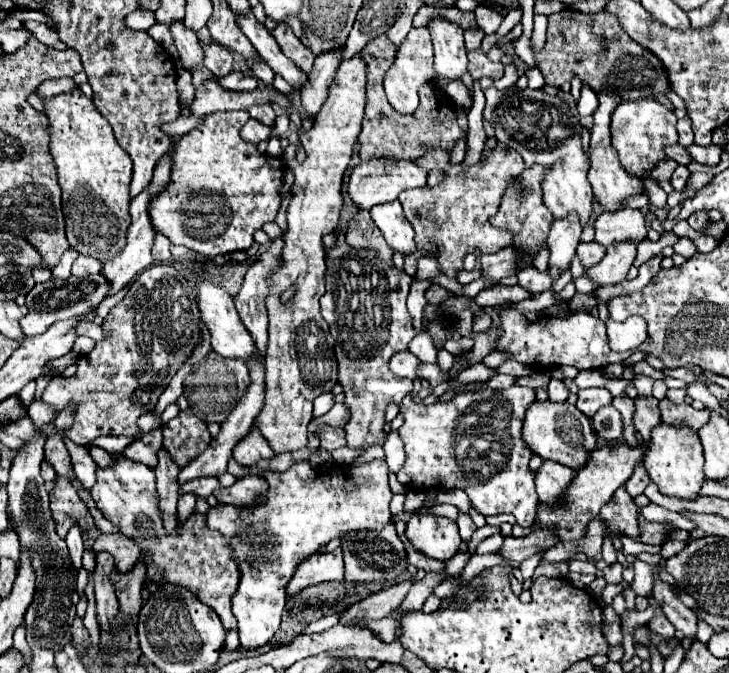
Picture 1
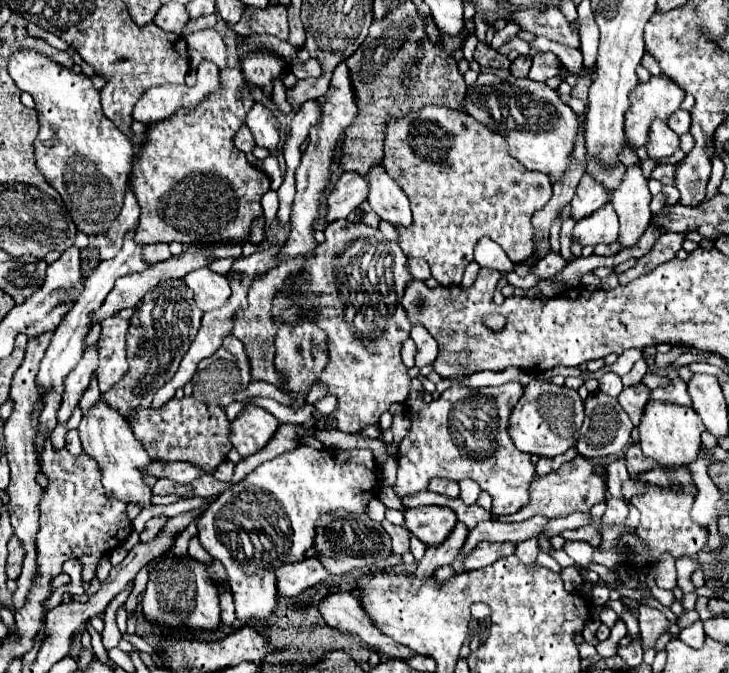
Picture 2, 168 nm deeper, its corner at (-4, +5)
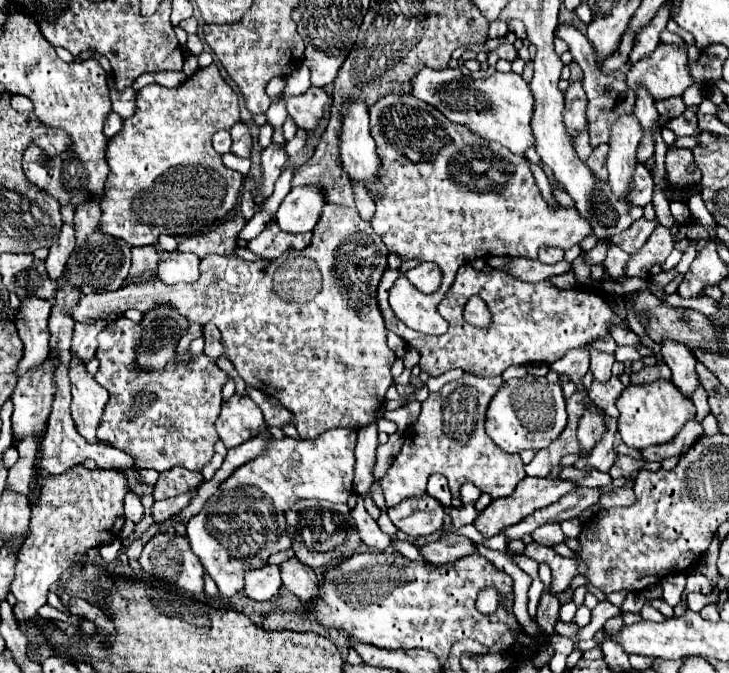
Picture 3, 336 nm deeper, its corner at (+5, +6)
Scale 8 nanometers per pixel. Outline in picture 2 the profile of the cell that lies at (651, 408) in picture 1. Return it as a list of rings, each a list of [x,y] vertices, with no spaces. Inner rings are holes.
[[[635,384],[629,388],[623,388],[623,392],[617,396],[621,408],[629,414],[631,422],[637,426],[641,422],[641,410],[645,408],[645,400],[649,400],[649,388],[645,384]]]

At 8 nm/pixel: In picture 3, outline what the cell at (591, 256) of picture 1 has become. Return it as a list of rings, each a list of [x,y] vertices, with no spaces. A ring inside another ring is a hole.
[[[600,239],[600,243],[606,245],[606,259],[604,259],[604,269],[610,277],[622,277],[624,275],[624,265],[628,261],[628,253],[624,253],[618,245],[606,243],[606,239]]]

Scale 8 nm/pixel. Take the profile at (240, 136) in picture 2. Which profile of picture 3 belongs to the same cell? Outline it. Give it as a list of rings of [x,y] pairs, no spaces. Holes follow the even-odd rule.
[[[216,131],[214,137],[212,137],[212,143],[214,143],[214,149],[216,149],[220,155],[230,153],[230,149],[232,149],[230,131]]]

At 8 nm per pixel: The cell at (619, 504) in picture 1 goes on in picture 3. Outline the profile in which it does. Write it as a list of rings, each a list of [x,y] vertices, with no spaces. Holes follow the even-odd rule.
[[[606,417],[606,425],[608,425],[608,433],[602,437],[602,441],[592,449],[592,453],[584,459],[581,457],[574,463],[573,467],[577,469],[584,468],[584,461],[586,465],[596,467],[598,471],[610,471],[610,467],[616,461],[616,451],[614,451],[614,433],[616,433],[616,419]]]

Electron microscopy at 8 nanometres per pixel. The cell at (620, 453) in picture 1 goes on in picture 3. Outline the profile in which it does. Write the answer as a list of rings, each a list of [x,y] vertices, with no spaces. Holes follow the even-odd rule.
[[[526,477],[520,481],[520,485],[516,485],[514,493],[506,499],[496,499],[492,501],[478,517],[476,517],[476,529],[484,535],[484,537],[494,537],[496,533],[500,533],[502,529],[514,525],[516,521],[522,521],[526,515],[534,513],[536,509],[542,509],[554,501],[558,501],[560,497],[564,497],[566,493],[572,493],[574,489],[578,489],[578,485],[574,481],[568,479],[542,479],[542,477]]]

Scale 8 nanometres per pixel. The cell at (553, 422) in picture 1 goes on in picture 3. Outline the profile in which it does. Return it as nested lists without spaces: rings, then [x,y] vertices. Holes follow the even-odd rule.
[[[526,375],[524,379],[510,379],[500,387],[488,405],[486,433],[506,453],[520,453],[524,449],[540,451],[548,447],[566,427],[566,399],[558,383],[548,383],[544,377]]]

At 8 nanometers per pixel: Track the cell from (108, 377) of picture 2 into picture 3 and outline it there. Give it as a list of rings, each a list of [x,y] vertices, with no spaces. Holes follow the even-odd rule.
[[[122,315],[98,337],[96,359],[100,361],[100,367],[94,379],[110,393],[98,437],[132,455],[136,467],[156,471],[186,467],[190,471],[202,471],[212,459],[214,445],[220,439],[214,423],[222,407],[220,391],[228,377],[222,369],[212,365],[212,359],[206,355],[194,357],[190,365],[186,365],[188,355],[184,355],[180,365],[168,361],[160,373],[140,373],[134,367],[134,345],[138,339],[140,325]],[[138,391],[148,395],[136,395]]]

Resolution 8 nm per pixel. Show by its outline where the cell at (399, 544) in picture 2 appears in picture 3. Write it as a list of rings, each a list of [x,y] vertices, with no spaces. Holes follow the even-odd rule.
[[[358,499],[358,505],[352,509],[352,517],[356,521],[356,527],[358,527],[358,533],[360,533],[364,545],[380,549],[380,551],[386,551],[390,547],[390,537],[368,515],[368,511],[362,505],[362,499]]]

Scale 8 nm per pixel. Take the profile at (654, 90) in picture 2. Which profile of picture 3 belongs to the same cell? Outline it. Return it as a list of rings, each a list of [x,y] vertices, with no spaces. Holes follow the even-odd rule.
[[[660,43],[652,55],[630,67],[626,85],[632,91],[646,87],[654,101],[666,101],[674,95],[682,95],[692,85],[686,65],[686,49]]]

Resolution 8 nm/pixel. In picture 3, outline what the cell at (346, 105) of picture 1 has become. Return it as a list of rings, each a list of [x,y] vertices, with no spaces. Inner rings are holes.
[[[310,87],[304,95],[296,95],[286,99],[286,109],[288,115],[294,119],[294,123],[300,129],[314,129],[320,119],[326,115],[326,107],[330,105],[330,97],[326,93],[326,89],[318,89],[318,87]]]

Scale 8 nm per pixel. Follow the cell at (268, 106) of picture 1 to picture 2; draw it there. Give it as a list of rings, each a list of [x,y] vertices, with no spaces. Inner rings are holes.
[[[255,104],[249,110],[249,116],[245,118],[245,124],[249,126],[255,146],[263,146],[267,150],[275,150],[277,142],[279,142],[279,122],[277,118],[271,114],[269,108]]]

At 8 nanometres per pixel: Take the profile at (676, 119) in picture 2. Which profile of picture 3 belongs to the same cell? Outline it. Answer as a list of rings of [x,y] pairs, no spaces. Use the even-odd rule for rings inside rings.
[[[672,97],[670,101],[660,101],[660,103],[656,105],[656,109],[658,109],[660,115],[664,115],[664,117],[668,117],[668,119],[674,119],[674,117],[680,117],[680,115],[682,115],[682,111],[686,109],[686,105],[682,103],[680,97]]]

